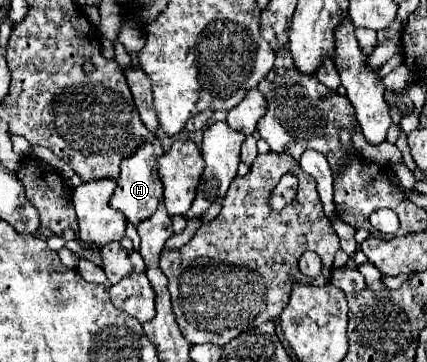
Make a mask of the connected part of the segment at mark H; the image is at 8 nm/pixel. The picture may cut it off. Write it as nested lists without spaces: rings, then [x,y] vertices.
[[[157,139],[153,145],[145,143],[141,149],[135,151],[135,155],[131,155],[129,159],[125,159],[121,163],[121,177],[117,181],[117,189],[109,201],[109,205],[113,205],[113,209],[121,211],[127,219],[127,223],[131,225],[139,225],[141,221],[149,219],[157,207],[159,207],[159,201],[163,199],[163,185],[161,185],[161,179],[157,175],[157,159],[163,155],[163,147],[161,147],[161,141]]]

